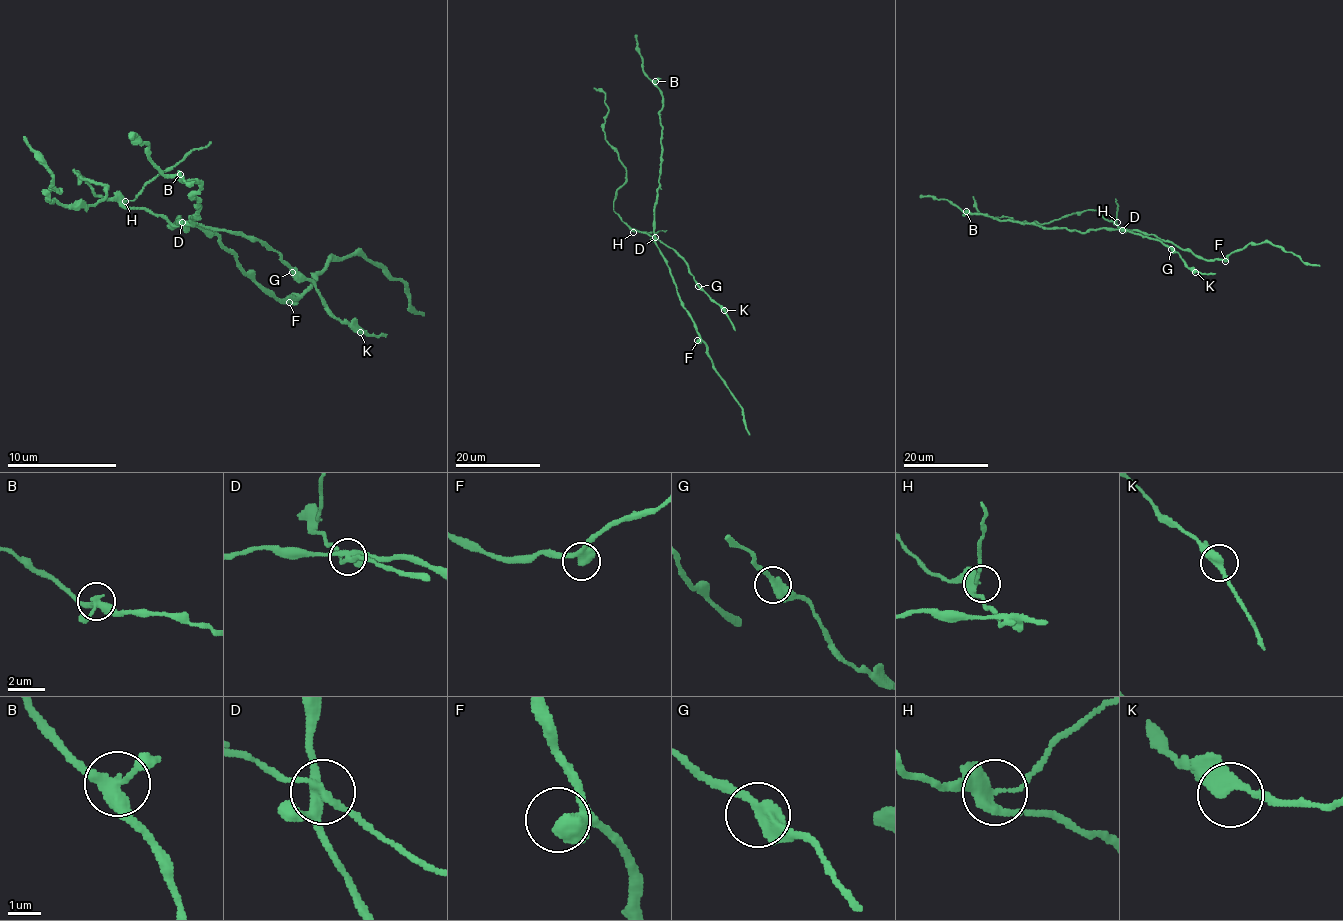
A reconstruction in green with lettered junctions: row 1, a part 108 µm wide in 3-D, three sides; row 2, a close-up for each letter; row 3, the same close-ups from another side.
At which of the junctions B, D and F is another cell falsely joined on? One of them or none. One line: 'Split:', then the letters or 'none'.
Split: D

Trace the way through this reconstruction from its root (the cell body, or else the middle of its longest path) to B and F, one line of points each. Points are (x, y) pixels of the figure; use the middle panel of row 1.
B: (658, 248), (653, 214), (662, 150), (662, 92), (655, 81)
F: (658, 248), (673, 276), (681, 305), (694, 323), (699, 336), (697, 340)

